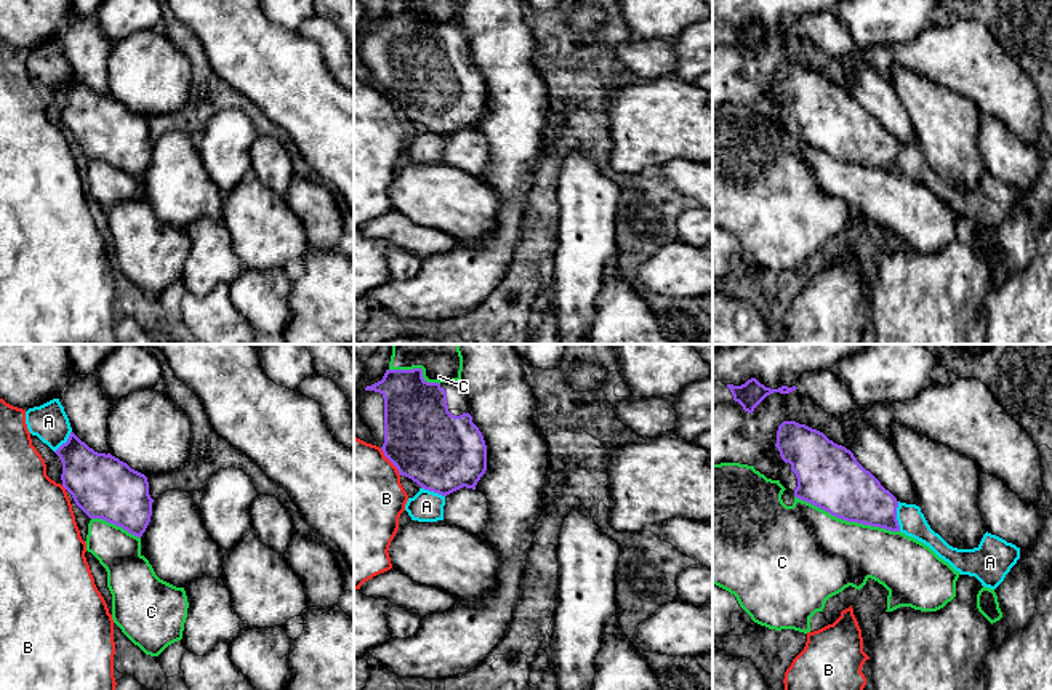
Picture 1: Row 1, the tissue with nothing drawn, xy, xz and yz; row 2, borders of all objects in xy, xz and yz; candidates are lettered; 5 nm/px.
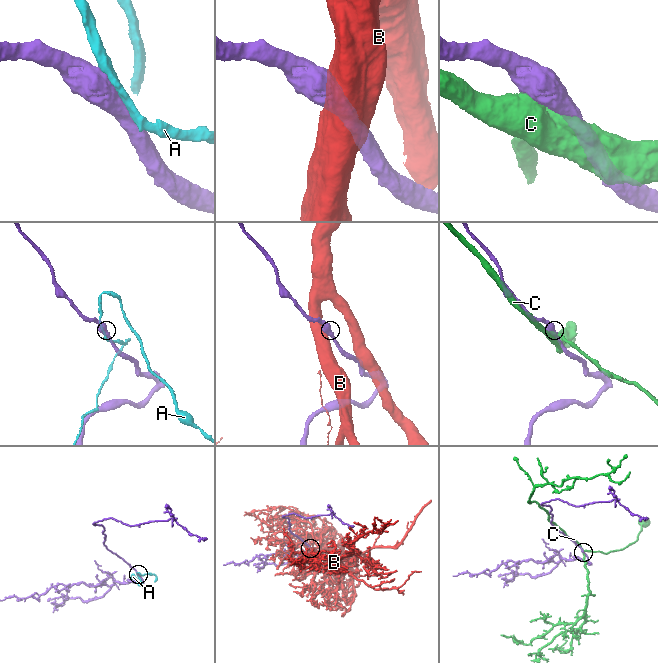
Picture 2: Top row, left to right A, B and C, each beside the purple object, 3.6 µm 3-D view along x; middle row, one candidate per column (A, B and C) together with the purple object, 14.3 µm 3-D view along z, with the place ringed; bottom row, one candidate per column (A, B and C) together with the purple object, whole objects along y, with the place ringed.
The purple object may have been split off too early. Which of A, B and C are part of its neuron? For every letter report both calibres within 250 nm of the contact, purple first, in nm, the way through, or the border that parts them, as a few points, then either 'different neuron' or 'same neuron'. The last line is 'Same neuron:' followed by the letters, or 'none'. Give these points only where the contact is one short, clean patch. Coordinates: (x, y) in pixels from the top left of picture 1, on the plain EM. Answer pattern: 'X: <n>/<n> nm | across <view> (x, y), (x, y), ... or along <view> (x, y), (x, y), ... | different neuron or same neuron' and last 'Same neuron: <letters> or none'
A: 280/140 nm | different neuron
B: 400/480 nm | along xz (380, 90), (401, 116) | different neuron
C: 320/460 nm | different neuron
Same neuron: none

